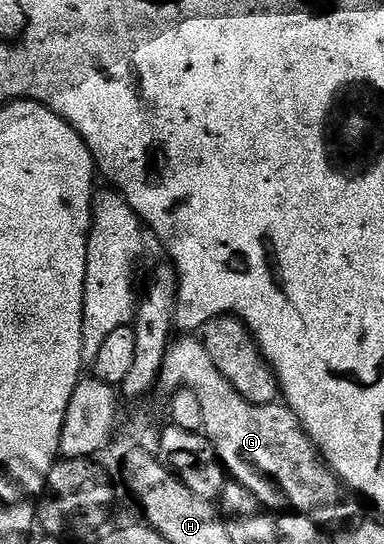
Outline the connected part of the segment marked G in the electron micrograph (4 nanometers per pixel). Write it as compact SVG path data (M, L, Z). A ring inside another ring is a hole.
M181 334L170 343L167 354L163 358L159 388L162 388L166 394L178 392L180 388L195 390L199 403L203 406L203 435L211 442L211 446L215 446L215 454L219 454L226 473L236 483L247 486L247 490L251 490L251 494L255 494L255 498L259 498L259 502L266 509L288 510L293 514L309 516L322 526L328 526L341 519L349 522L356 517L353 515L357 512L358 501L330 470L321 456L321 451L313 445L311 438L303 430L299 418L291 411L288 404L247 402L247 398L243 398L243 394L239 394L239 390L235 390L231 382L227 382L227 378L219 374L219 370L215 370L215 362L211 362L211 354L207 354L207 350L196 335Z

